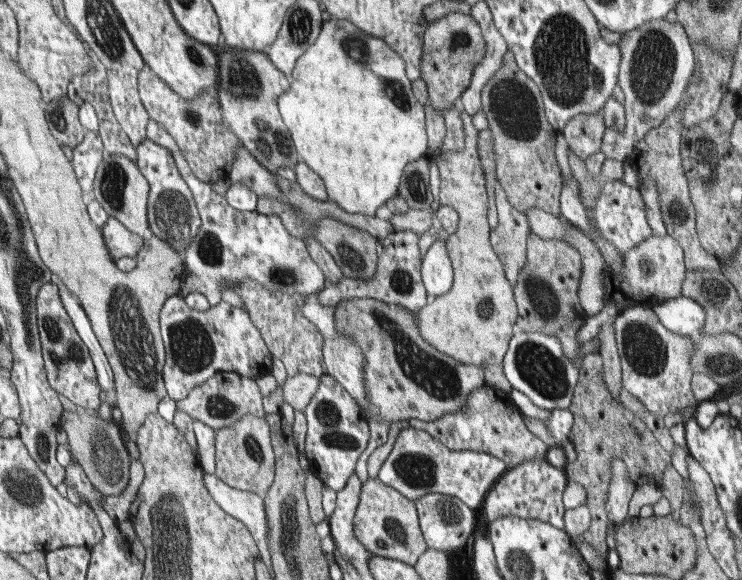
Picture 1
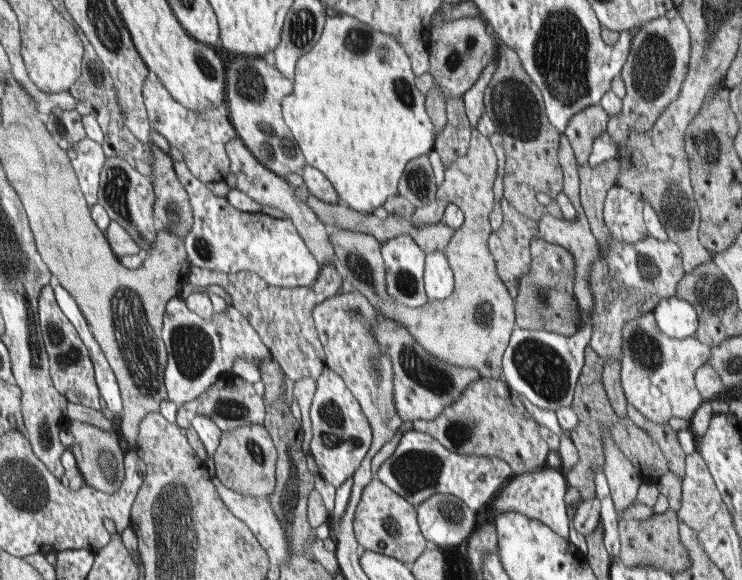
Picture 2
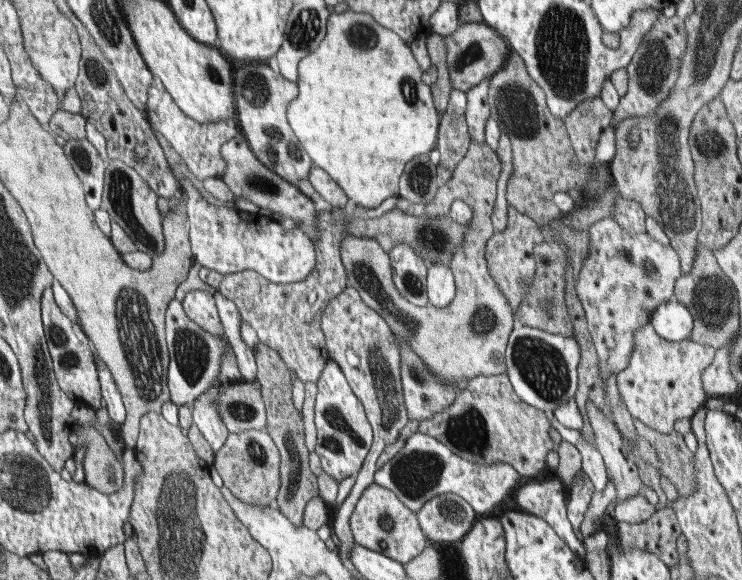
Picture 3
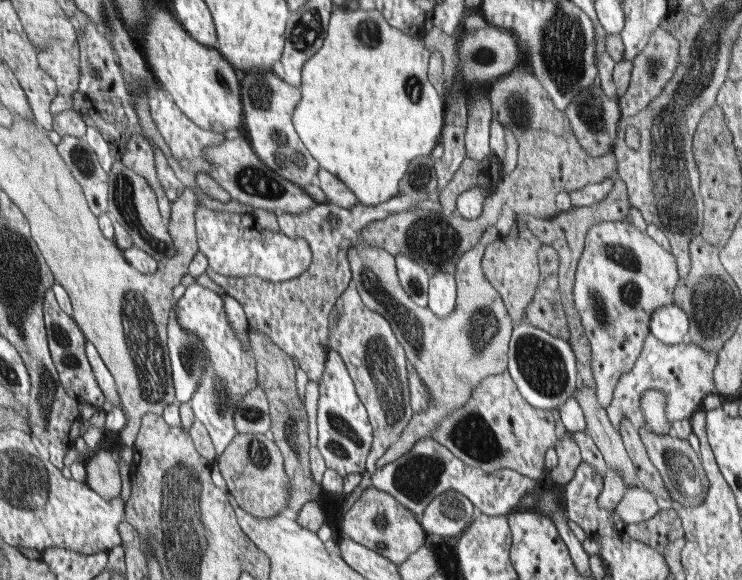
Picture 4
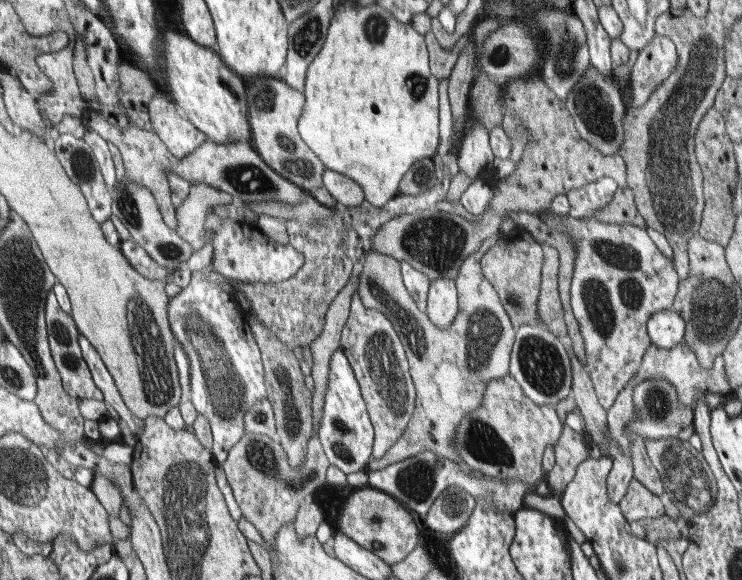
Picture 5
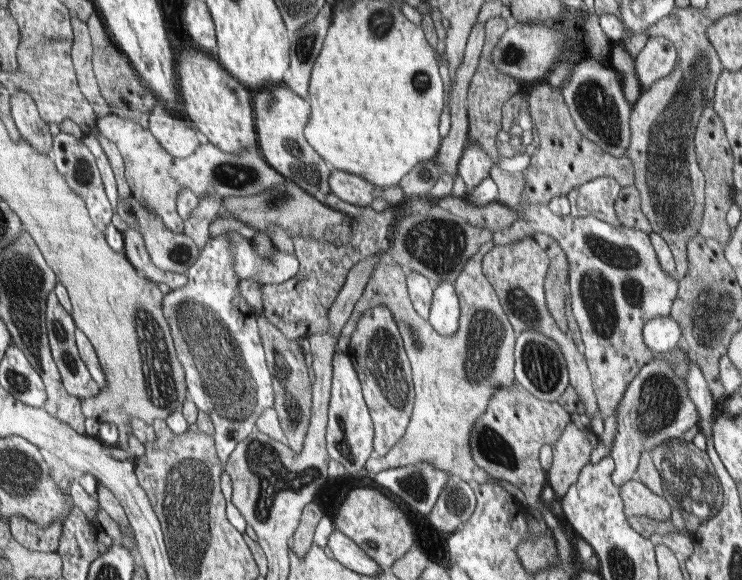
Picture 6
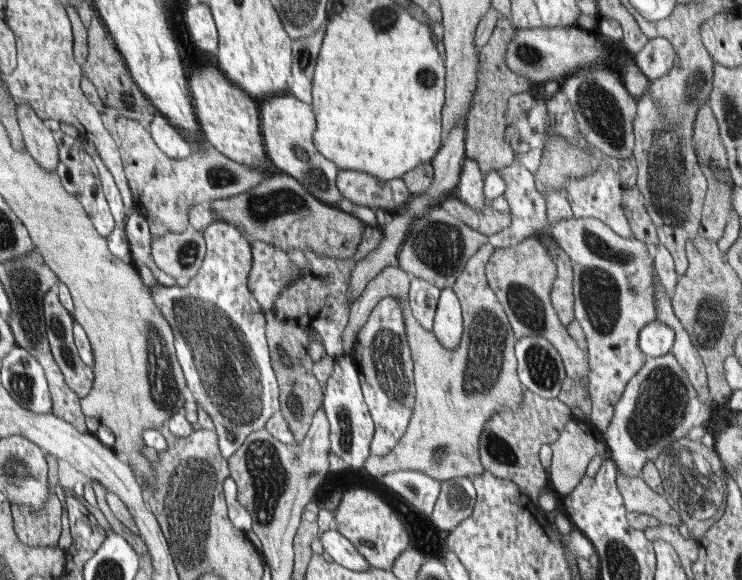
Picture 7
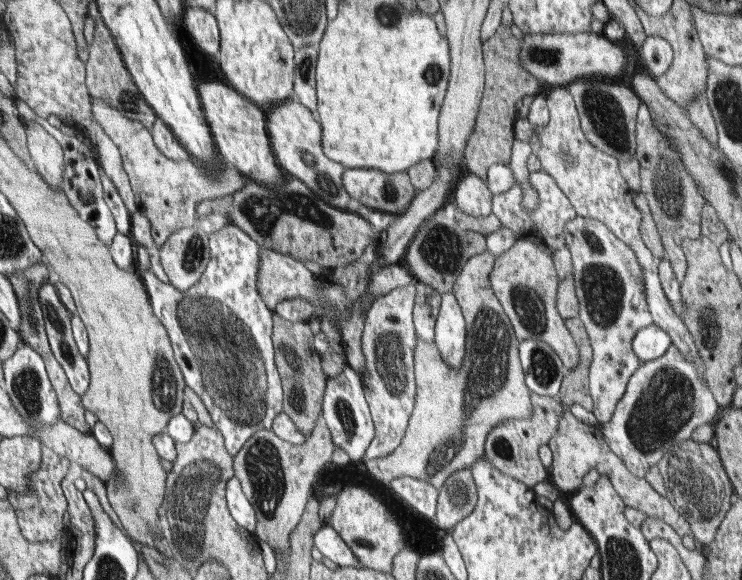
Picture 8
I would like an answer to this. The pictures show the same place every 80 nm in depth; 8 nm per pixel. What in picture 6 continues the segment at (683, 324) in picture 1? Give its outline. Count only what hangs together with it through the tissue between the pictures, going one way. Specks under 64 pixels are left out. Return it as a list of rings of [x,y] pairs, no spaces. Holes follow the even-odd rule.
[[[670,314],[649,320],[643,328],[643,339],[651,352],[672,351],[681,338],[680,325]]]

